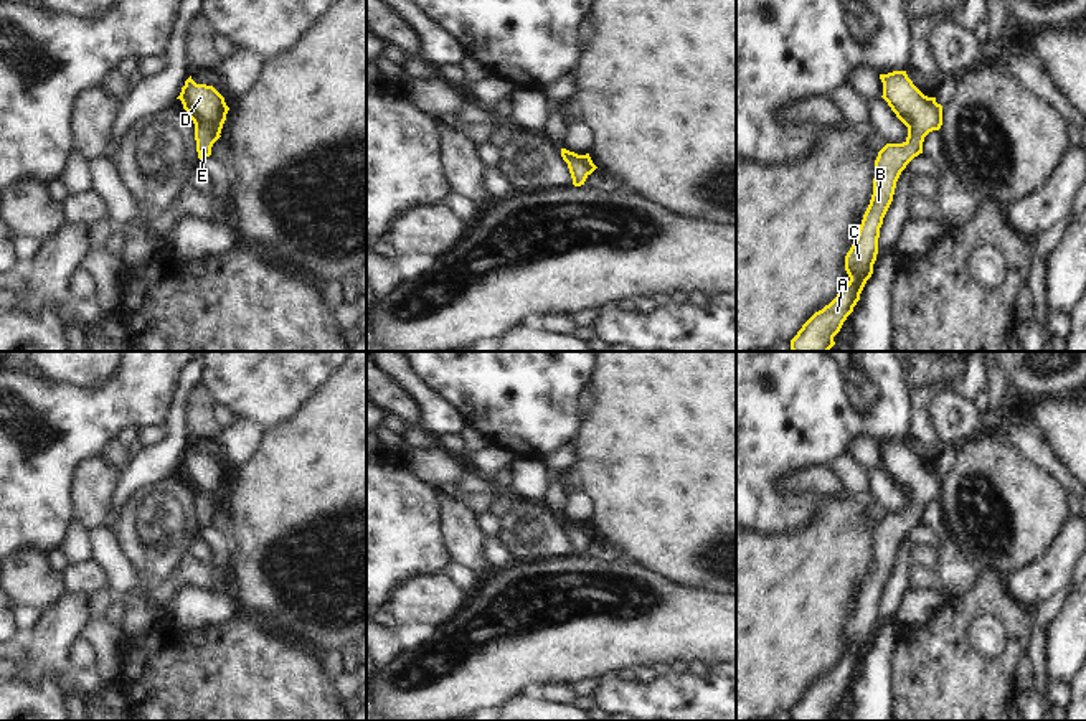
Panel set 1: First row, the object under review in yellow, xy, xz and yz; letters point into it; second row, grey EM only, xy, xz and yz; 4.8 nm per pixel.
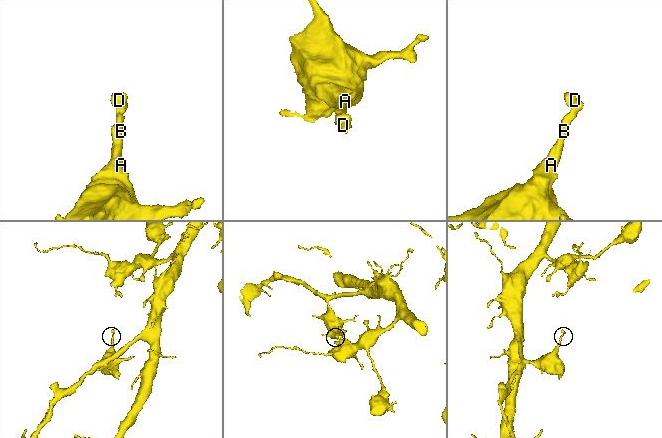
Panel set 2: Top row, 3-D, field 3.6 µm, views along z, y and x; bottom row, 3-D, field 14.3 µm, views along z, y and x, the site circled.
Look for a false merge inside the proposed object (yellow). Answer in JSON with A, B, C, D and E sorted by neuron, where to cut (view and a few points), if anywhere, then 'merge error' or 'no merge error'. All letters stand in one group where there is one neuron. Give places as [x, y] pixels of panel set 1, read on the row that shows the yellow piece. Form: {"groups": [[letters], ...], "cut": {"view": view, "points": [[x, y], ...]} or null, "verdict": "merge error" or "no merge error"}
{"groups": [["A", "B", "C", "D", "E"]], "cut": null, "verdict": "no merge error"}

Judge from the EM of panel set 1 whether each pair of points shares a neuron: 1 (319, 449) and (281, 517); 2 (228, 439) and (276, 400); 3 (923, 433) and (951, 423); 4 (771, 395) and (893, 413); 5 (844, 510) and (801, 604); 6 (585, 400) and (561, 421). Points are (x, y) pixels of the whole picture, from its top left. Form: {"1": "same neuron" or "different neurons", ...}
{"1": "same neuron", "2": "different neurons", "3": "different neurons", "4": "same neuron", "5": "same neuron", "6": "different neurons"}

